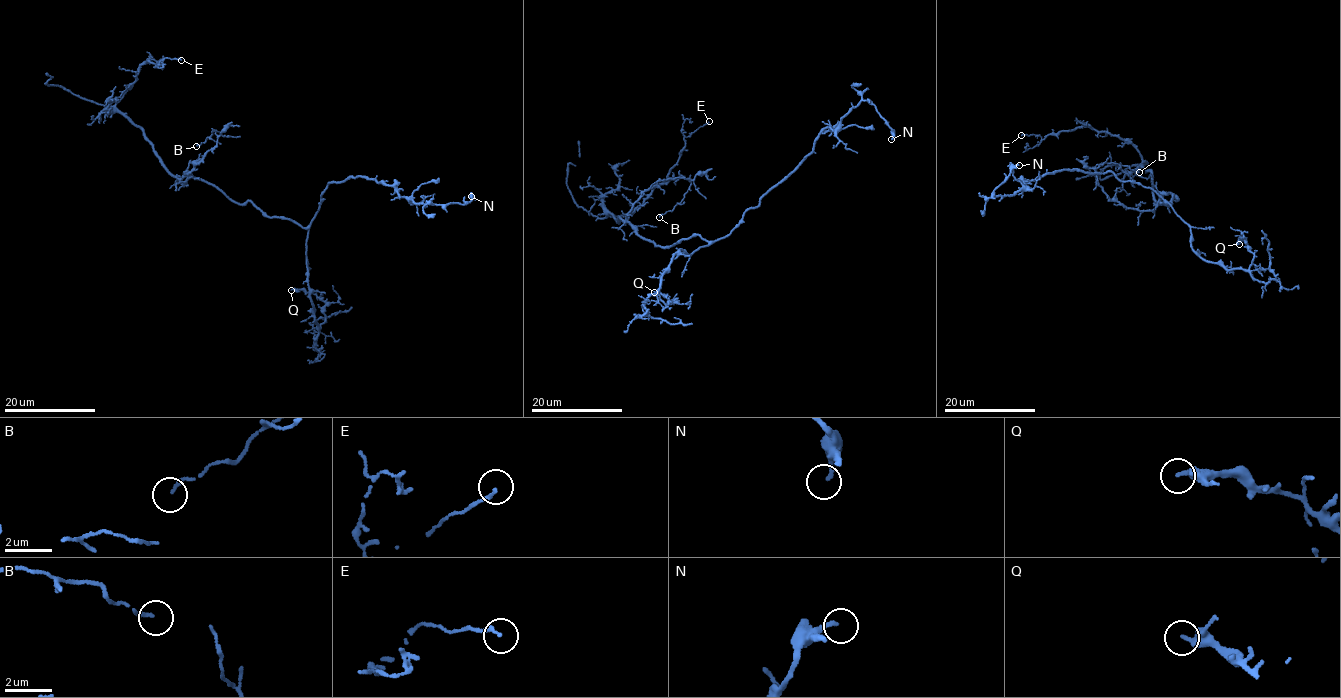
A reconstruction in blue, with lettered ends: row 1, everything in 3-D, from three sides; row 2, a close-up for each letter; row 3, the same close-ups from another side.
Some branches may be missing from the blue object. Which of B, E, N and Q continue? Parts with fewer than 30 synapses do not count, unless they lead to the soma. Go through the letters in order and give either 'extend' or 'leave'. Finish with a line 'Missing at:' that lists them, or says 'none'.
B: leave
E: leave
N: leave
Q: leave
Missing at: none

